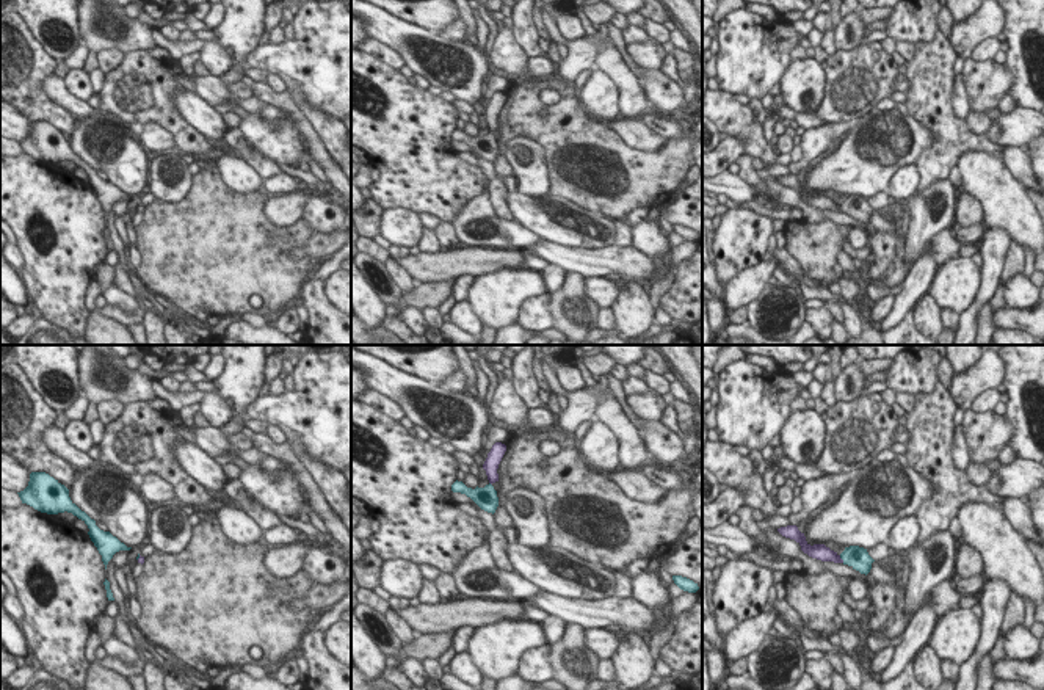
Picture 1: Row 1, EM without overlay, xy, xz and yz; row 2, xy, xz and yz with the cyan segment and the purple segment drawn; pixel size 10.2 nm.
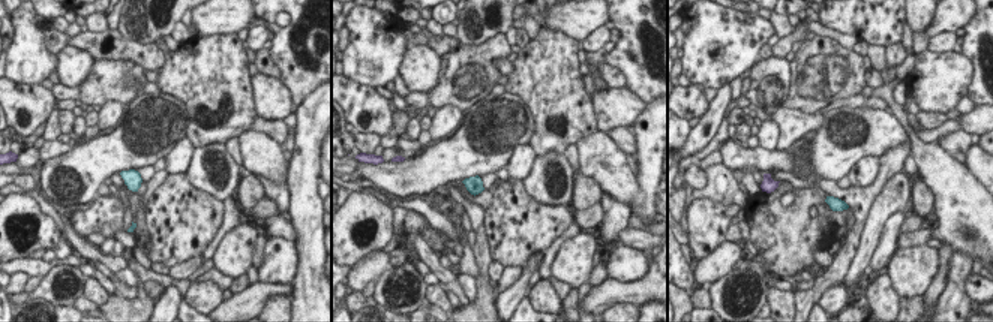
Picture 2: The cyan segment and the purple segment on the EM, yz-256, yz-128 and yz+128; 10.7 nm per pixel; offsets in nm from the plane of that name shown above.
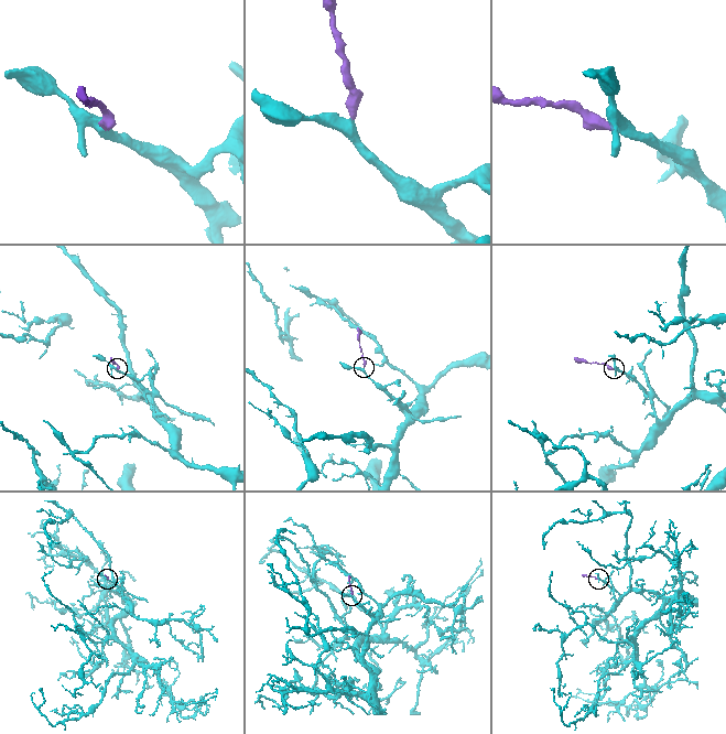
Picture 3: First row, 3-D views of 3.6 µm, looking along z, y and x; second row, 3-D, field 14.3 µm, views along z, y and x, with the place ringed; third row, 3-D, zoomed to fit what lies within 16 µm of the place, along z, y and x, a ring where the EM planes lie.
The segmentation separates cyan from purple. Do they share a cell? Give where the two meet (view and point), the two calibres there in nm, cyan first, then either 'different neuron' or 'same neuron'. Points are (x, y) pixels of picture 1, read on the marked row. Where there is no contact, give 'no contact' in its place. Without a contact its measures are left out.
meets cyan in yz at (840, 557); 220 nm thick on the cyan side, 160 nm on the other; same neuron

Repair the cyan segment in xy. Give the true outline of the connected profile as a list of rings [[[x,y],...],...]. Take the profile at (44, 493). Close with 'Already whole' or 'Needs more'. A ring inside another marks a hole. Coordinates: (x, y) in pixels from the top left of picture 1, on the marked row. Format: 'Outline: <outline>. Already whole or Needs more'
Outline: [[[31,472],[28,486],[17,494],[22,503],[30,505],[41,513],[58,514],[67,511],[82,519],[89,528],[88,535],[91,541],[102,555],[105,569],[116,552],[132,549],[110,532],[100,530],[96,525],[96,521],[71,500],[69,489],[45,472]]]. Already whole

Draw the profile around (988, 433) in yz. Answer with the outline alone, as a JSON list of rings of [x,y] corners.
[[[966,409],[961,425],[972,463],[988,466],[1006,445],[1011,445],[1013,422],[995,411]]]

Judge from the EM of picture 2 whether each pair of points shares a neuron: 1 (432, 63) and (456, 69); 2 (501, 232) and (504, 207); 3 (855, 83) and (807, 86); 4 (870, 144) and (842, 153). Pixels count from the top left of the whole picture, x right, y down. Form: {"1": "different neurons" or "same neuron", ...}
{"1": "different neurons", "2": "same neuron", "3": "same neuron", "4": "same neuron"}

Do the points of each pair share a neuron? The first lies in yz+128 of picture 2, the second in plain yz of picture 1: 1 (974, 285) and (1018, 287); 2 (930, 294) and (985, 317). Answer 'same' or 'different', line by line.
1: same
2: different

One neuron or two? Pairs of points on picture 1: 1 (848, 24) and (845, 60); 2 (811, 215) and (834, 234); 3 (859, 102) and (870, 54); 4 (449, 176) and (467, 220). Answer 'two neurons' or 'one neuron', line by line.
1: two neurons
2: two neurons
3: one neuron
4: two neurons

